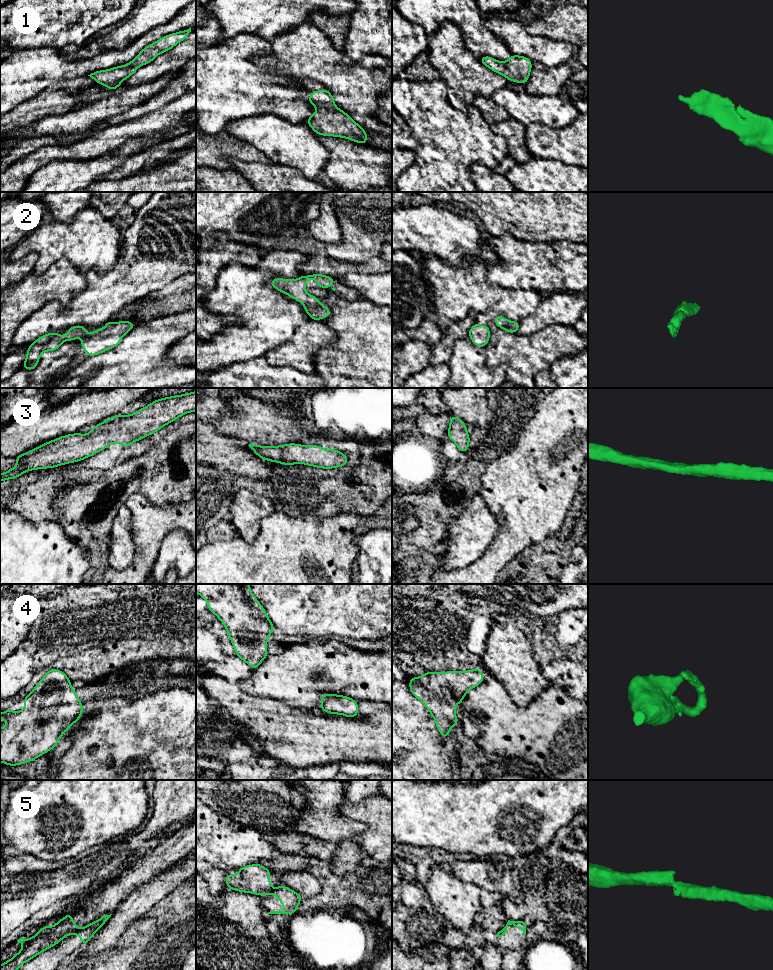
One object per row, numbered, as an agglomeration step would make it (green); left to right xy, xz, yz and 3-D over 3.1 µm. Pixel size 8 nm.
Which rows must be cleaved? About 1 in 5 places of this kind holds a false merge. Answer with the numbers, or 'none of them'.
5

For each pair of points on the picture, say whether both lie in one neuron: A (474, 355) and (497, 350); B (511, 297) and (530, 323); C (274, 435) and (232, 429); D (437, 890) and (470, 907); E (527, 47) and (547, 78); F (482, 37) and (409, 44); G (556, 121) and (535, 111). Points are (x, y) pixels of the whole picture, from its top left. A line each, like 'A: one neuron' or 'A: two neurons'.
A: two neurons
B: two neurons
C: one neuron
D: one neuron
E: two neurons
F: two neurons
G: one neuron

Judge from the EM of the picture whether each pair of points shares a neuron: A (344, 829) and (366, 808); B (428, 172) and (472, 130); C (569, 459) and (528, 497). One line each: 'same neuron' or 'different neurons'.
A: different neurons
B: same neuron
C: same neuron

